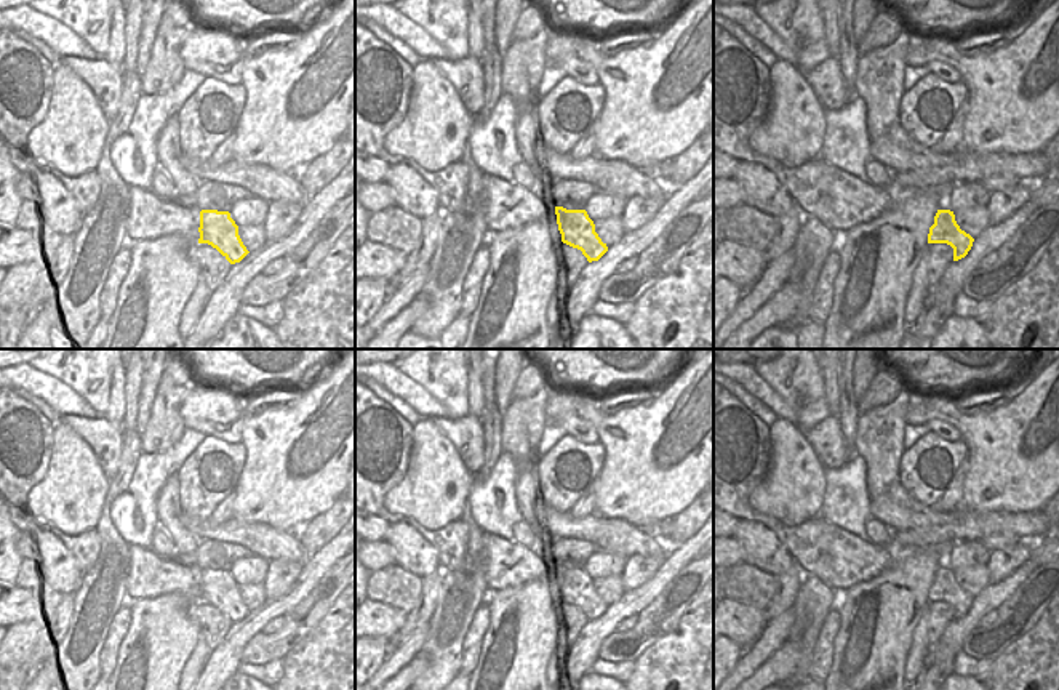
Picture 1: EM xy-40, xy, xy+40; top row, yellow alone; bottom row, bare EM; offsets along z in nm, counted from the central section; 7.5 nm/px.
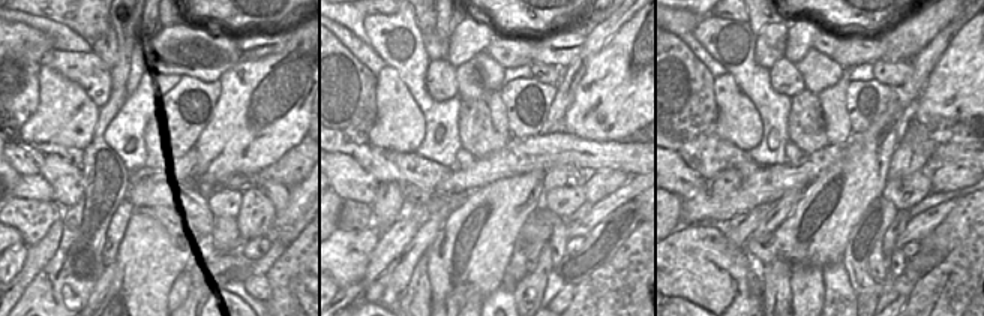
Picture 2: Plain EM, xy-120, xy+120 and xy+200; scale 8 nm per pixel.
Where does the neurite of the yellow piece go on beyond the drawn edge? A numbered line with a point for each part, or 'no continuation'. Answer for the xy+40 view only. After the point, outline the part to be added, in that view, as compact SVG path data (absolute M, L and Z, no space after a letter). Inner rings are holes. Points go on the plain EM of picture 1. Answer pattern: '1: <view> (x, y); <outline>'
no continuation

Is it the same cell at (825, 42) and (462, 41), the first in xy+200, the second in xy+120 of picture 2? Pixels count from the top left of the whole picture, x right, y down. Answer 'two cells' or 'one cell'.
two cells

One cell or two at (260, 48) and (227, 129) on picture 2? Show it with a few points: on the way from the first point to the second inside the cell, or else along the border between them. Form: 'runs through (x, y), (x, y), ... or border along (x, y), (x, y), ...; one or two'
border along (285, 39), (279, 51), (240, 62); two

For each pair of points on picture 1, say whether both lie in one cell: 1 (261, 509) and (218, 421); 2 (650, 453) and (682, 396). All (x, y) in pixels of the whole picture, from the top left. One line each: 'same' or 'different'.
1: different
2: same

